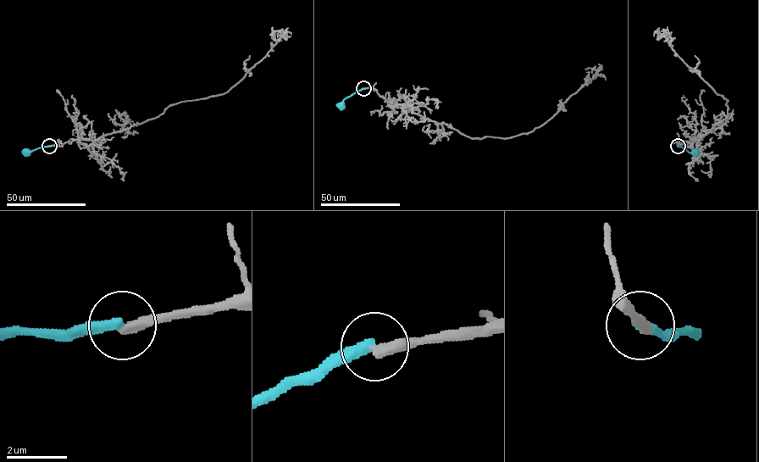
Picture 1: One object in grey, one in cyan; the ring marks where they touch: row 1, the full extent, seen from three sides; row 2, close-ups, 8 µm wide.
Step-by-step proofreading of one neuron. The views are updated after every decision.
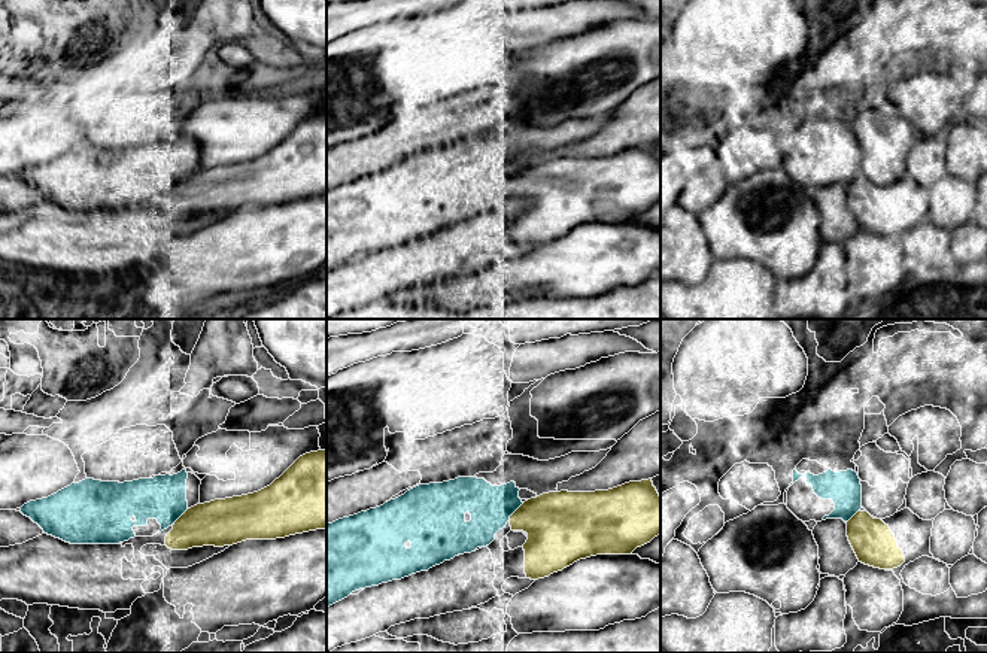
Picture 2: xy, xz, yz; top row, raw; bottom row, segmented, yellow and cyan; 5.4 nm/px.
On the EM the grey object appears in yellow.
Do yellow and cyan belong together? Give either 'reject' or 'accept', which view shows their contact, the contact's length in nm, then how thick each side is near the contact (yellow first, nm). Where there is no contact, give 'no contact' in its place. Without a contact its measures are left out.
accept | xz | 130 nm | 360/220 nm

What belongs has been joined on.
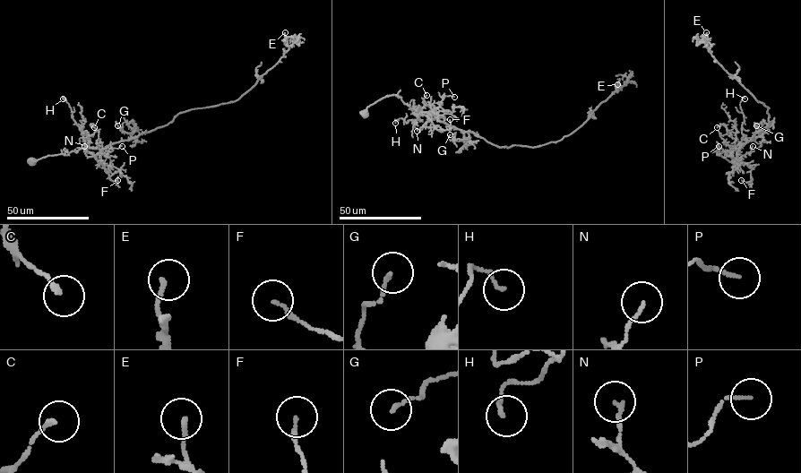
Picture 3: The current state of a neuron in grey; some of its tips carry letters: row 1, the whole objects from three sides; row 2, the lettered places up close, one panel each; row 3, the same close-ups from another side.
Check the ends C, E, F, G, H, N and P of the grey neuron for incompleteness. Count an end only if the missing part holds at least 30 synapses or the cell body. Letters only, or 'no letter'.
no letter

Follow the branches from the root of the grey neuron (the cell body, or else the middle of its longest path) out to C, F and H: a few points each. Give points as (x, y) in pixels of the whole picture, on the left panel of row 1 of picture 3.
C: (31, 161), (48, 155), (67, 155), (88, 147), (87, 138), (96, 130), (91, 124), (94, 127)
F: (31, 161), (48, 155), (67, 155), (86, 147), (97, 147), (99, 152), (96, 159), (111, 180), (117, 180)
H: (31, 161), (48, 155), (67, 155), (87, 147), (69, 105), (63, 98)

